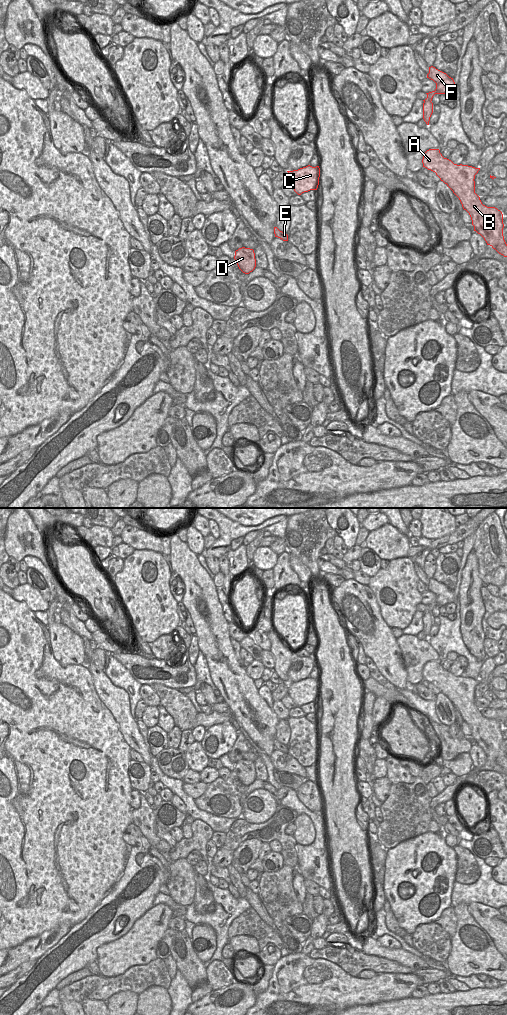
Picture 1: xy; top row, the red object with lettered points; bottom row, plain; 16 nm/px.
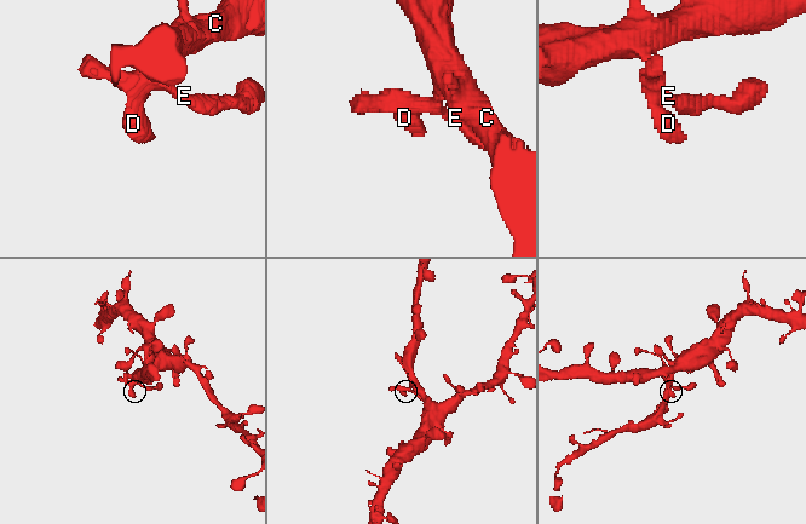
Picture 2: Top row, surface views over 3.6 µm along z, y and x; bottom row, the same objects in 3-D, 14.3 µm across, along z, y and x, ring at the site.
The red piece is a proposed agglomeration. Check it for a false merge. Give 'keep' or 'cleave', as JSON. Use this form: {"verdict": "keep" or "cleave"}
{"verdict": "keep"}

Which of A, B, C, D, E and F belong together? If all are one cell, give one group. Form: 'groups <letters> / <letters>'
groups A B C D E F

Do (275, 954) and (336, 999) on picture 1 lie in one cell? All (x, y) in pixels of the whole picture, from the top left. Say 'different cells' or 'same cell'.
different cells

